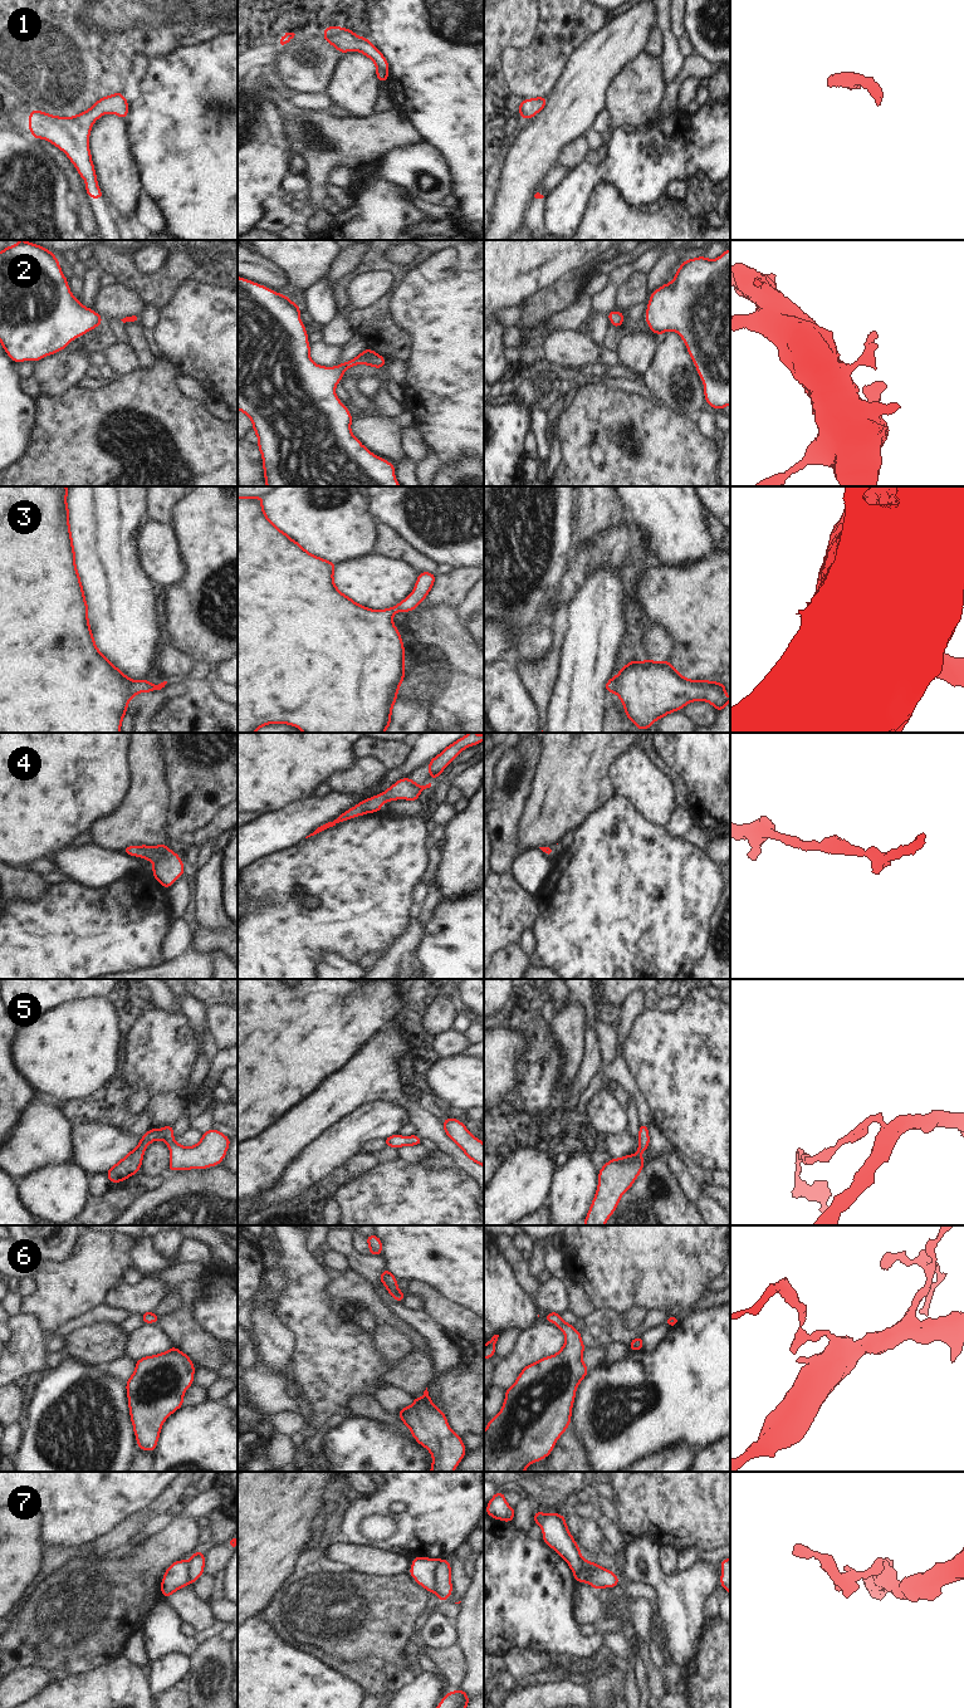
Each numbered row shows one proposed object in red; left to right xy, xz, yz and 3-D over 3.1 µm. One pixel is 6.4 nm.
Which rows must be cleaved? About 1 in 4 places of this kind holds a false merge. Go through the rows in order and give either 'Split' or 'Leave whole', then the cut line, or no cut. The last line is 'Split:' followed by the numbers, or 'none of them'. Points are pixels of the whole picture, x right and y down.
1: Leave whole. No split
2: Leave whole. No split
3: Leave whole. No split
4: Leave whole. No split
5: Leave whole. No split
6: Leave whole. No split
7: Split. Split along xz (440, 1560), (435, 1569), (435, 1584), (436, 1593), (443, 1599)
Split: 7

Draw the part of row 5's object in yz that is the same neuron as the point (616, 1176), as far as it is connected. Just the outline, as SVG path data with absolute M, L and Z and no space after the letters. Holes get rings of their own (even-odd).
M641 1124L638 1129L637 1152L623 1158L611 1159L598 1171L598 1186L588 1209L584 1225L605 1225L616 1212L621 1196L633 1185L646 1165L642 1152L650 1145L649 1127Z

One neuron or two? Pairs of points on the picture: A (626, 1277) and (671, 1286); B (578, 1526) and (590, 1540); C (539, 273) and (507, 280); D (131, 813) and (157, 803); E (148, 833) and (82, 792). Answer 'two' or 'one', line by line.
A: one
B: one
C: one
D: one
E: two

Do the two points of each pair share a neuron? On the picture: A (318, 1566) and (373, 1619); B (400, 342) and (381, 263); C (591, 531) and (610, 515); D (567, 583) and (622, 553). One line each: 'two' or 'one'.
A: one
B: one
C: one
D: one

